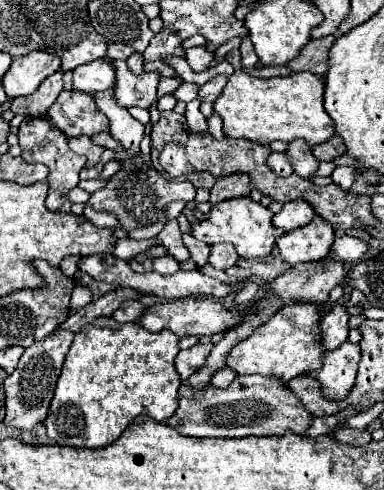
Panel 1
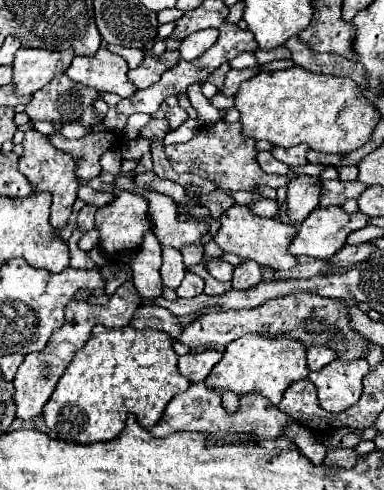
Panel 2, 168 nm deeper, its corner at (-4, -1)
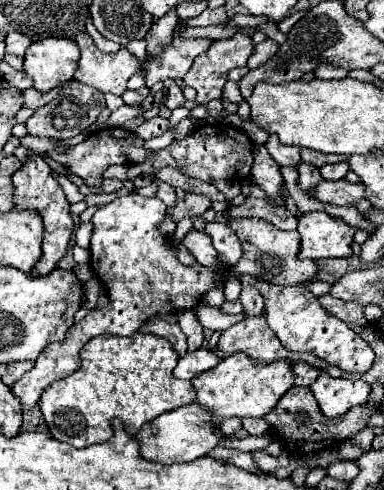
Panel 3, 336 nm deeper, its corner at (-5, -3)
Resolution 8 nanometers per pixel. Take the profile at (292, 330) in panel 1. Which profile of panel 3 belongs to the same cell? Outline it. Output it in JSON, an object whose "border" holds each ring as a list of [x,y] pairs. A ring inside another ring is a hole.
{"border":[[[235,352],[221,360],[209,372],[197,376],[191,382],[197,390],[197,402],[205,408],[213,410],[215,416],[265,416],[271,412],[273,406],[281,400],[281,396],[295,384],[293,364],[289,360],[275,360],[271,364],[257,364],[253,358],[245,356],[243,352]]]}

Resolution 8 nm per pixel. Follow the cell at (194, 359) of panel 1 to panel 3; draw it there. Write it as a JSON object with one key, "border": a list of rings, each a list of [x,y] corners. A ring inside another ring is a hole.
{"border":[[[199,348],[191,354],[185,354],[183,358],[179,358],[179,364],[175,366],[173,376],[179,380],[193,380],[195,376],[199,376],[201,372],[213,368],[221,358],[207,348]]]}

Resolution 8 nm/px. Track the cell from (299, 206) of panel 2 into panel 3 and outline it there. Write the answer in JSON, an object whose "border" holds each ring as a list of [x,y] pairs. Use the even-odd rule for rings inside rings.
{"border":[[[303,162],[297,166],[297,172],[299,172],[299,186],[307,194],[311,194],[315,190],[315,186],[323,180],[319,174],[319,168],[311,168],[309,164],[303,164]]]}

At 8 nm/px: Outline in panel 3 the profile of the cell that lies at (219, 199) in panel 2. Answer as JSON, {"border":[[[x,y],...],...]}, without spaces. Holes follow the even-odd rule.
{"border":[[[187,194],[185,198],[177,200],[177,206],[173,208],[173,220],[181,220],[185,216],[201,216],[211,208],[211,200],[201,194]]]}

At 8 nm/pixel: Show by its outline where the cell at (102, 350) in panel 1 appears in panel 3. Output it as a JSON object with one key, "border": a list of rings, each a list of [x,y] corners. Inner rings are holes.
{"border":[[[135,332],[133,336],[127,336],[127,338],[101,334],[101,336],[91,338],[81,348],[81,368],[67,378],[55,380],[39,400],[39,408],[45,416],[45,422],[53,438],[59,442],[67,442],[75,448],[85,448],[91,444],[107,442],[111,438],[111,418],[121,418],[125,424],[125,430],[135,436],[145,422],[161,416],[163,412],[191,404],[195,400],[193,384],[177,382],[173,378],[173,368],[177,366],[177,360],[179,356],[177,352],[173,352],[173,346],[169,344],[169,340],[153,336],[153,334]]]}

